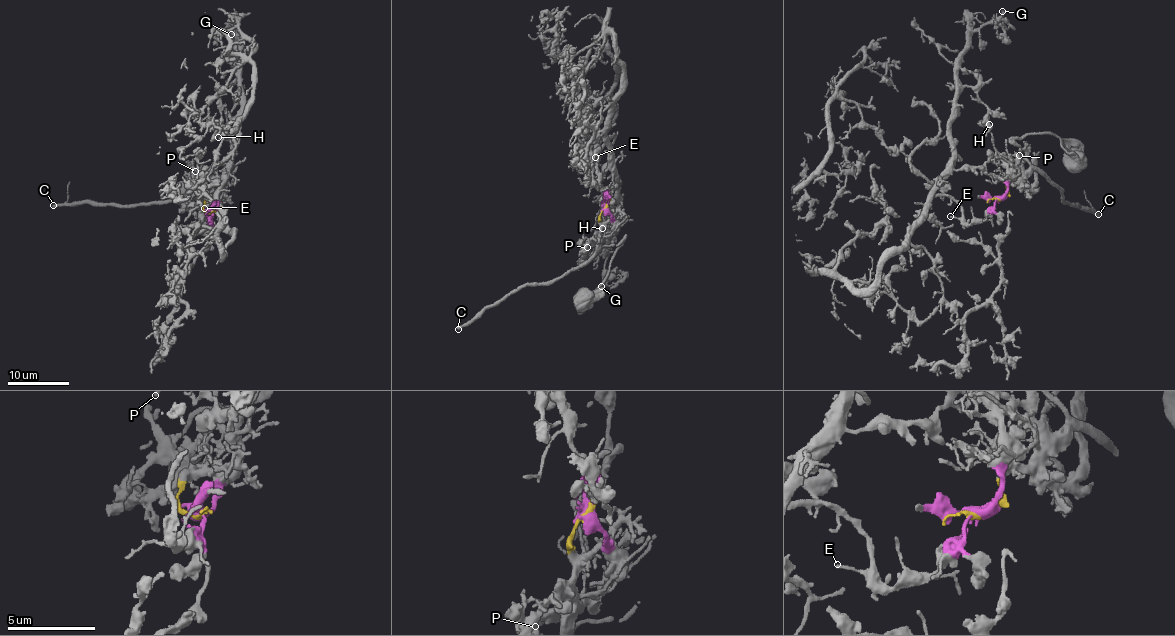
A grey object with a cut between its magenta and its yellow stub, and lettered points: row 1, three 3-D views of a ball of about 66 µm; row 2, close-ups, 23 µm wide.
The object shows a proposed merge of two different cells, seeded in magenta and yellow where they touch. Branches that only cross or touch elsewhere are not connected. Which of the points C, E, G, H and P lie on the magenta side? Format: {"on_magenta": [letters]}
{"on_magenta": ["E", "G", "H"]}

